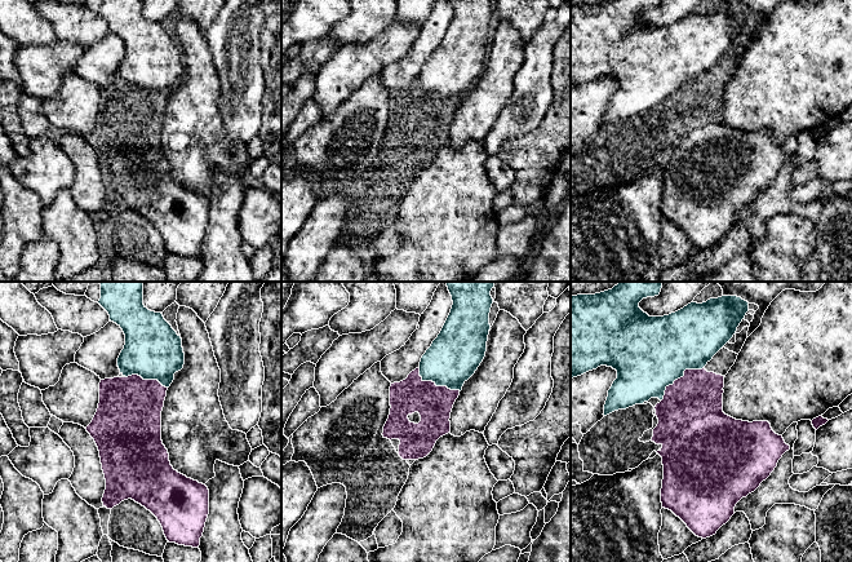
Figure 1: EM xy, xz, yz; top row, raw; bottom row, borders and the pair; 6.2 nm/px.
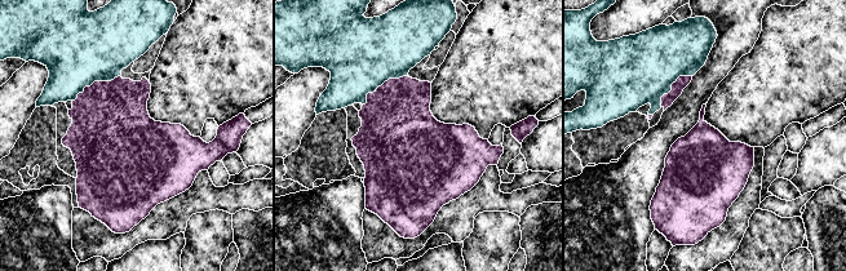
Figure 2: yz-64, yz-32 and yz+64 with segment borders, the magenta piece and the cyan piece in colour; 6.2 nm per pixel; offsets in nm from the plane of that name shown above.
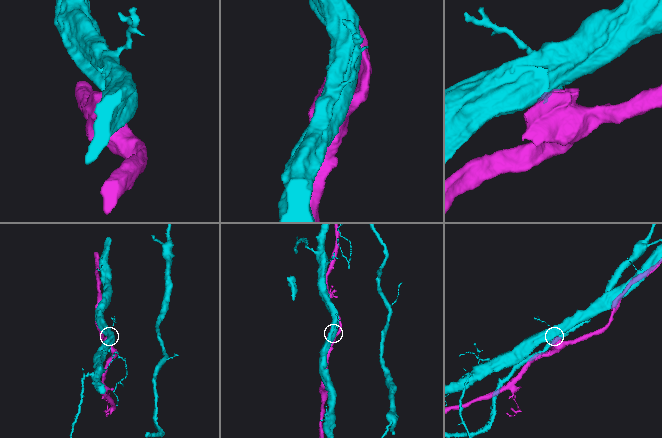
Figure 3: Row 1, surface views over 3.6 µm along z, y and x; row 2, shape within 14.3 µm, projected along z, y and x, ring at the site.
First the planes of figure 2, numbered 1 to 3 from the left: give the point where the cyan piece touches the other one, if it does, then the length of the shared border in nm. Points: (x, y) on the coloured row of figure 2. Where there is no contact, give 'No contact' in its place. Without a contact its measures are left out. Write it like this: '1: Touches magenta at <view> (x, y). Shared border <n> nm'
1: Touches magenta at yz-64 (94, 81). Shared border 340 nm
2: Touches magenta at yz-32 (382, 84). Shared border 340 nm
3: Touches magenta at yz+64 (672, 87). Shared border 280 nm

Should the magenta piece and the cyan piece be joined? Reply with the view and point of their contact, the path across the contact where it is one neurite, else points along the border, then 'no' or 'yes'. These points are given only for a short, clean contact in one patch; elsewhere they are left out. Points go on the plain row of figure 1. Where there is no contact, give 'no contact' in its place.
yz (680, 88) | along yz (704, 78), (686, 80), (682, 87), (666, 98), (661, 111) | no

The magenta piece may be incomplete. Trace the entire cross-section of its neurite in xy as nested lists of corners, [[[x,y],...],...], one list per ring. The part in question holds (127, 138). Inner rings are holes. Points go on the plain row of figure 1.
[[[138,85],[105,89],[99,93],[99,114],[85,138],[94,150],[106,190],[103,217],[112,220],[132,209],[160,233],[169,253],[199,258],[209,225],[209,200],[173,180],[161,151],[161,121],[168,98]]]

